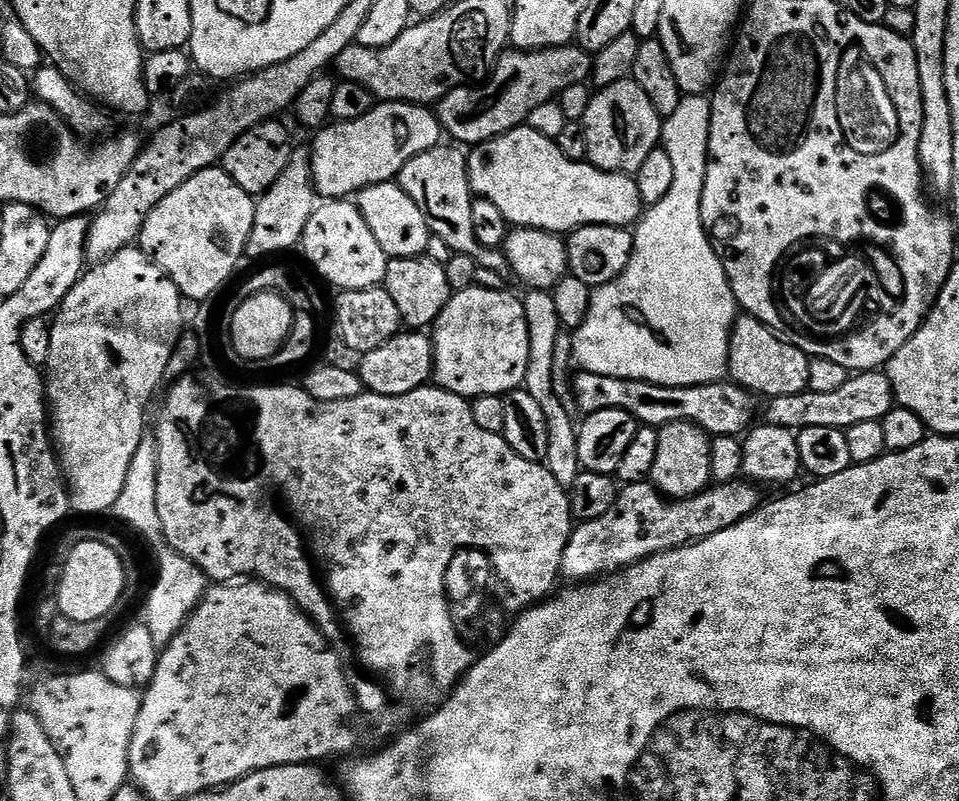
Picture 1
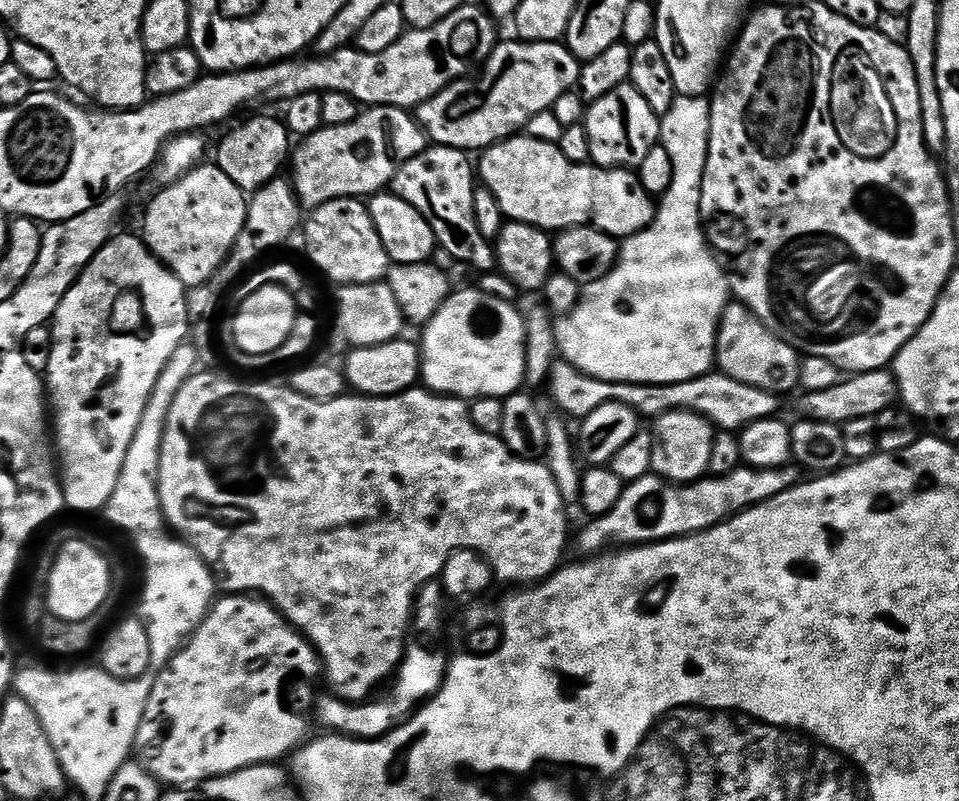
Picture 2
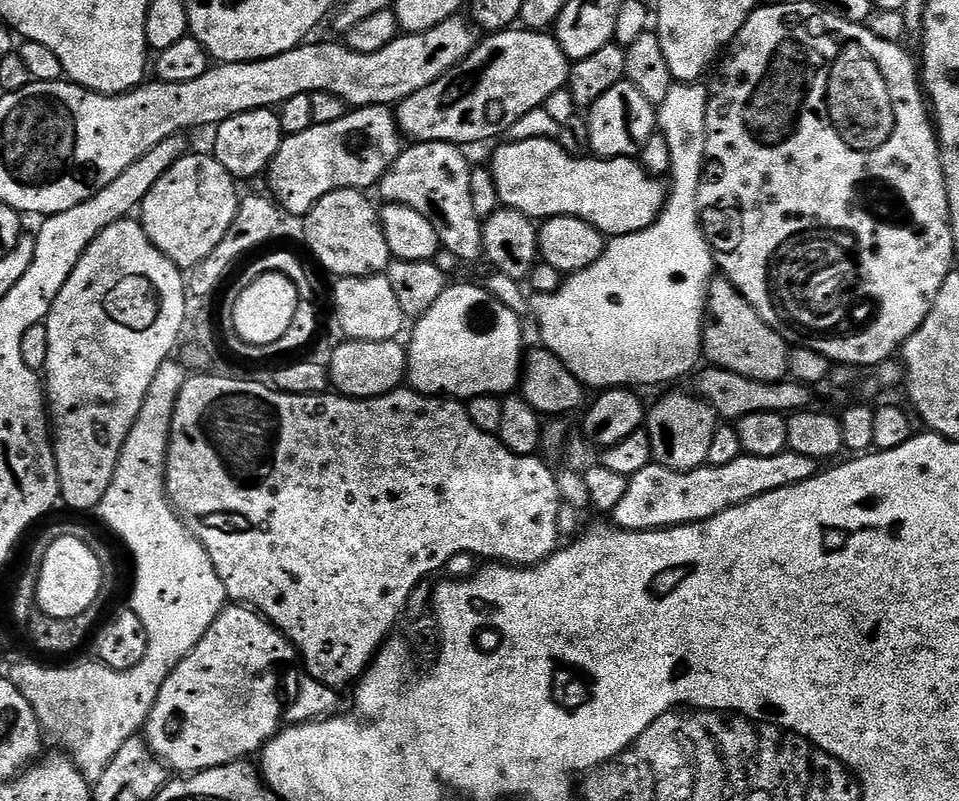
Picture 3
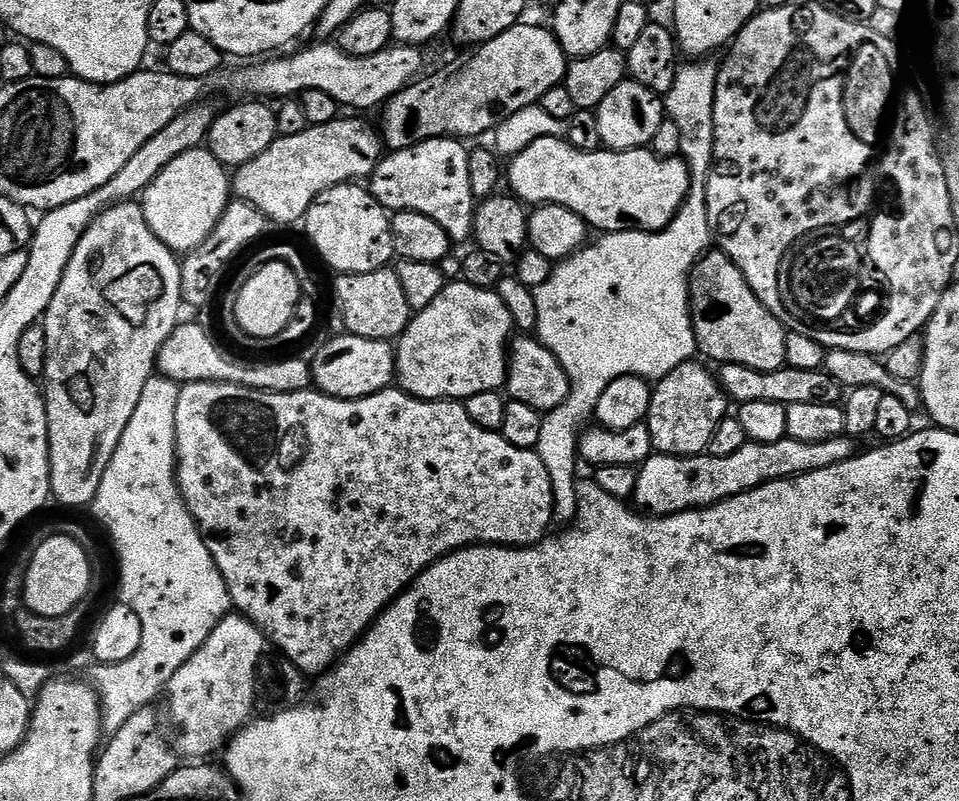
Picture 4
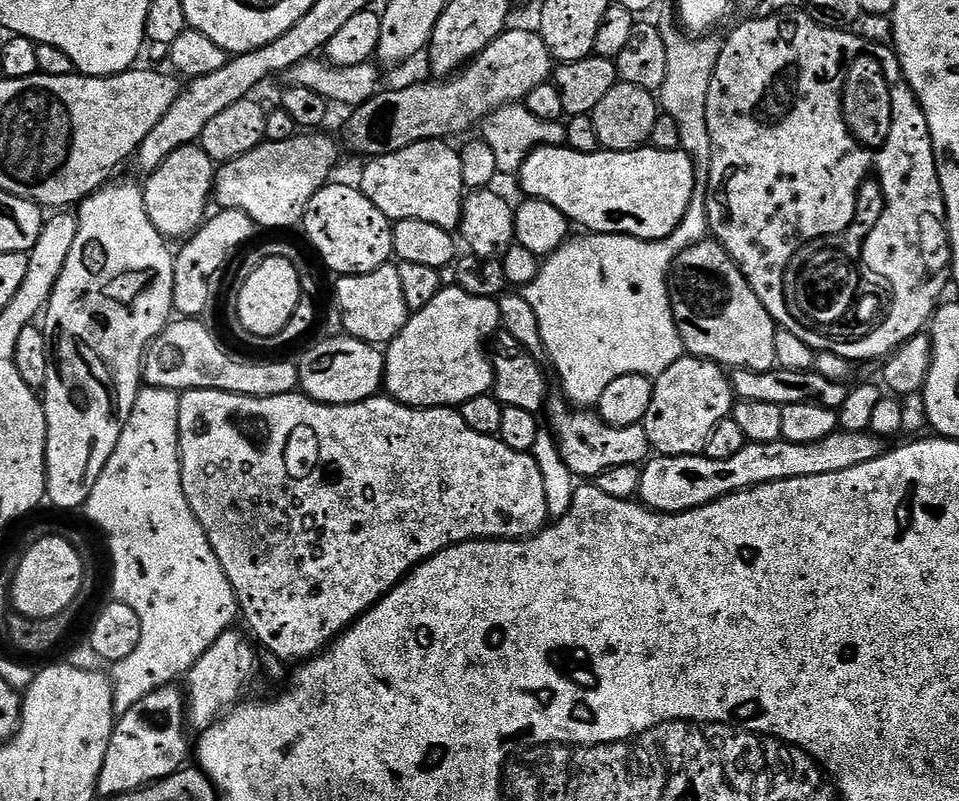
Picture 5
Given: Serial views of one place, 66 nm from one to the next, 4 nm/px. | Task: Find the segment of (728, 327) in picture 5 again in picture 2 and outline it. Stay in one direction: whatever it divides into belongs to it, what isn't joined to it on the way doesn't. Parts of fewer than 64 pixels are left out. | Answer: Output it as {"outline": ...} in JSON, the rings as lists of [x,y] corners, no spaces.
{"outline":[[[729,303],[720,319],[720,333],[716,336],[716,364],[719,371],[738,382],[746,382],[746,386],[758,386],[767,392],[785,394],[784,392],[790,391],[792,387],[795,389],[799,385],[801,359],[801,353],[796,351],[793,344],[777,336],[771,328],[767,328],[745,304]]]}

